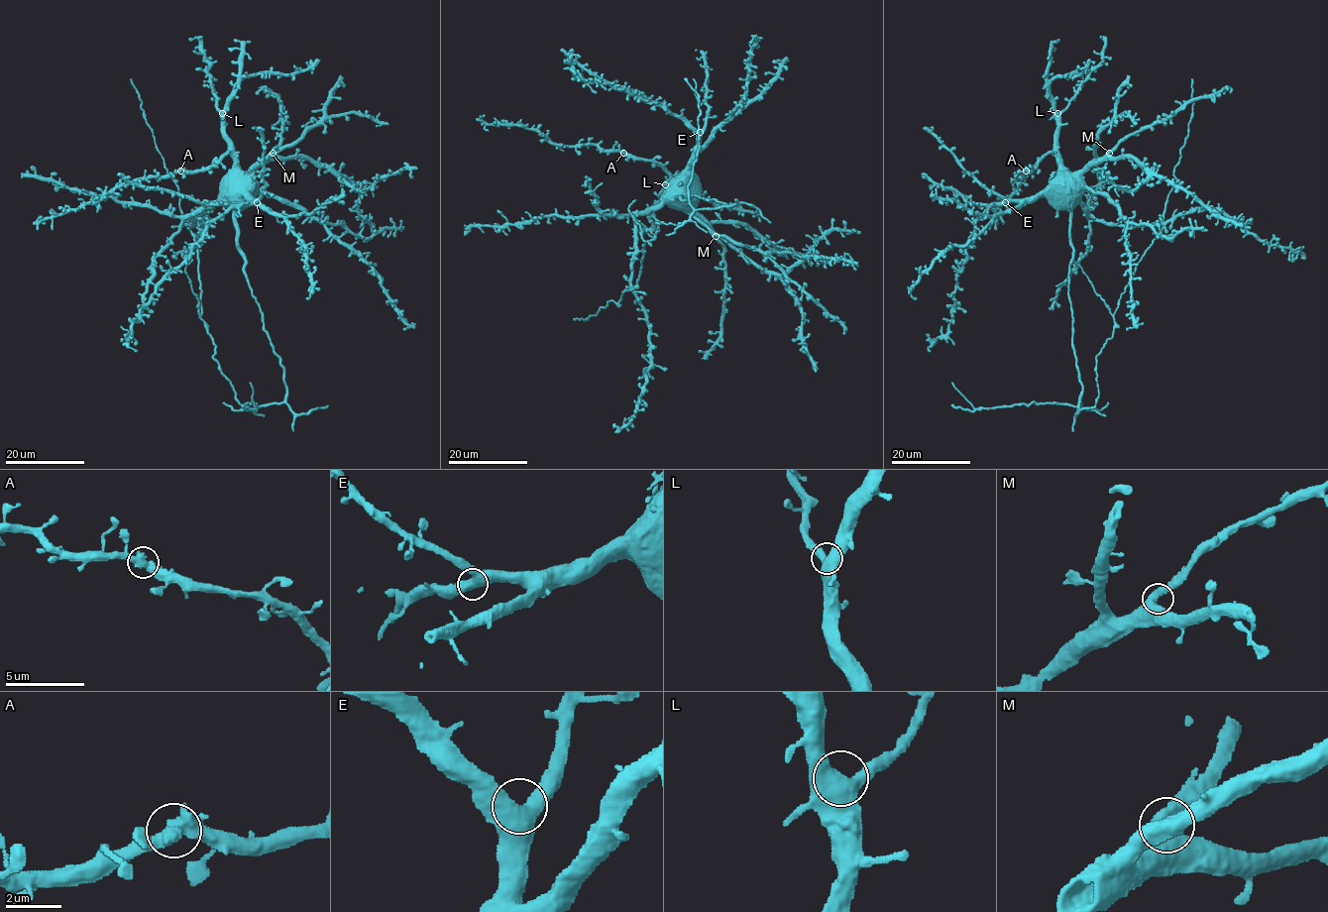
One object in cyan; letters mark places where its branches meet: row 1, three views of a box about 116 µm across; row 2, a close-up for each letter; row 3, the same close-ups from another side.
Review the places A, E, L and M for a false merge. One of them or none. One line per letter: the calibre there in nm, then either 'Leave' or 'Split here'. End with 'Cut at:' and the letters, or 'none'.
A: Thickness 550 nm. Split here
E: Thickness 550 nm. Leave
L: Thickness 600 nm. Leave
M: Thickness 550 nm. Leave
Cut at: A

